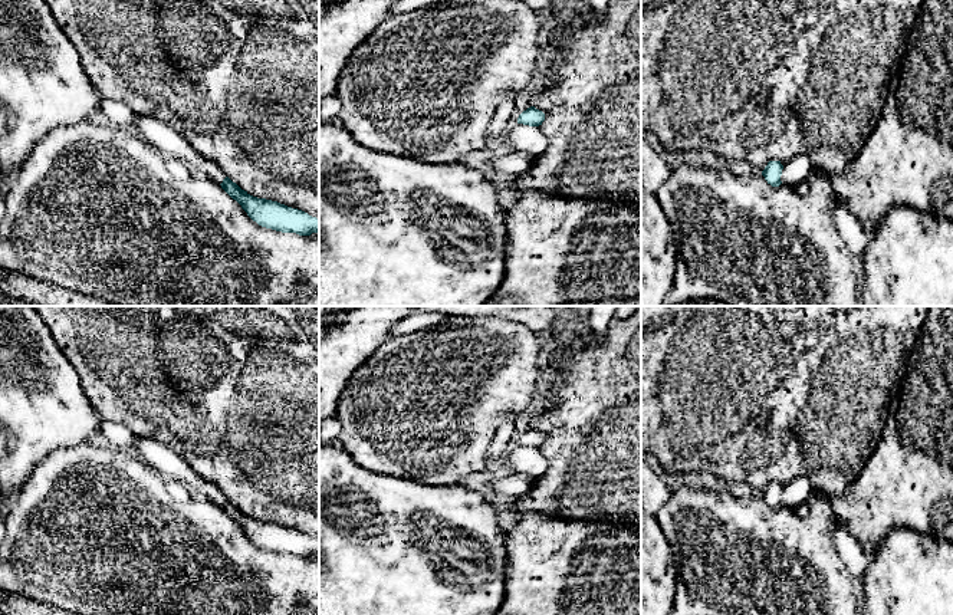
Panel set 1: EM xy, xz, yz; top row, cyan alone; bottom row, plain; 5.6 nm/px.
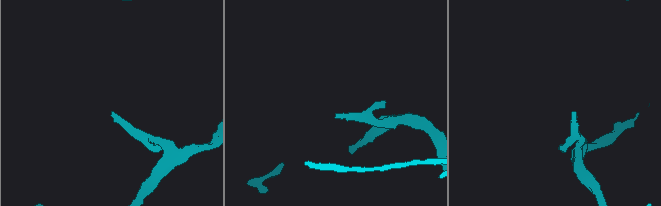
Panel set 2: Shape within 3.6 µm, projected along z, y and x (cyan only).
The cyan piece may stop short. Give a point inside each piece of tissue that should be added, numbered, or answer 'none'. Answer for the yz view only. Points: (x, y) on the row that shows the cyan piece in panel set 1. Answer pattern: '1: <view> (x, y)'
none

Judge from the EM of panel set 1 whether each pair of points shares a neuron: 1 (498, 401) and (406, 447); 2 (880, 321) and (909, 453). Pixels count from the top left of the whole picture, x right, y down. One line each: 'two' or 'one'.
1: one
2: two

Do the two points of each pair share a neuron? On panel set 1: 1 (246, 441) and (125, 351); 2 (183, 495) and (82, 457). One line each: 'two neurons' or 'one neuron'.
1: one neuron
2: two neurons

